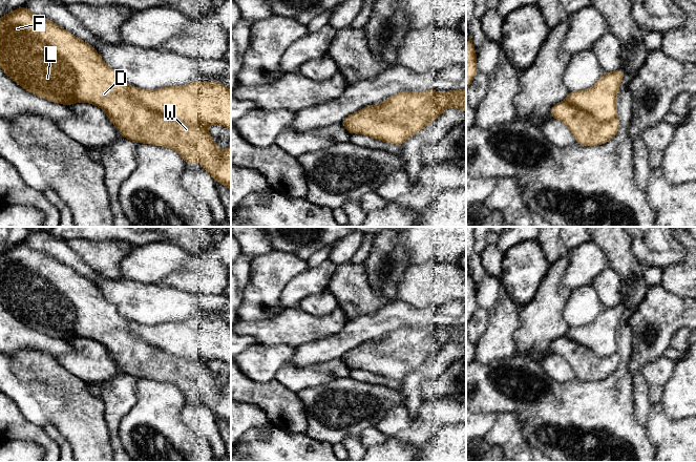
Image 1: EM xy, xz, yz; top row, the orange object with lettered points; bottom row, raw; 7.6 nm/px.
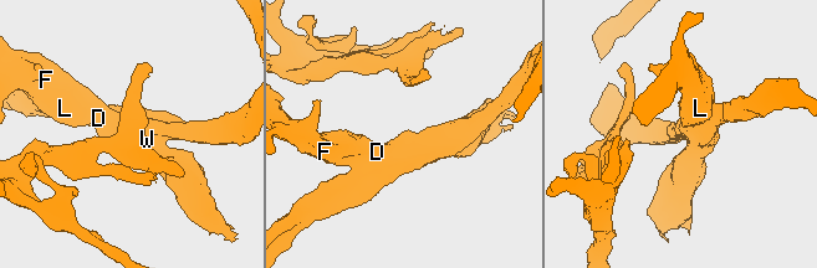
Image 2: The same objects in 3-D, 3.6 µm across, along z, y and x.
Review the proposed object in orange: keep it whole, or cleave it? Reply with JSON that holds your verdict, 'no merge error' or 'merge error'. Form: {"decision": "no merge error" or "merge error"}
{"decision": "no merge error"}

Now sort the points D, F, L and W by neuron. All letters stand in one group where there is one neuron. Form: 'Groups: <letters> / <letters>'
Groups: D F L W

